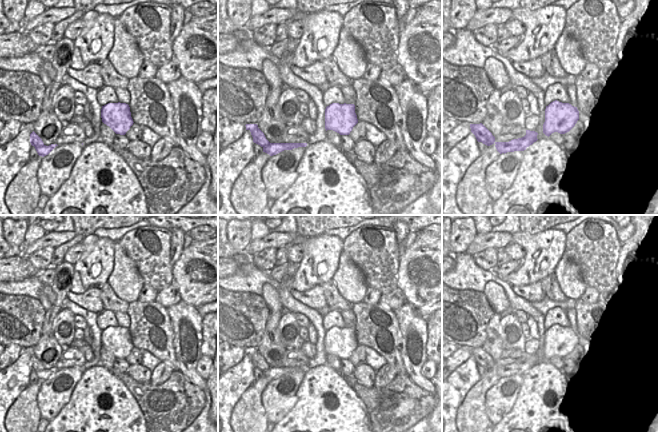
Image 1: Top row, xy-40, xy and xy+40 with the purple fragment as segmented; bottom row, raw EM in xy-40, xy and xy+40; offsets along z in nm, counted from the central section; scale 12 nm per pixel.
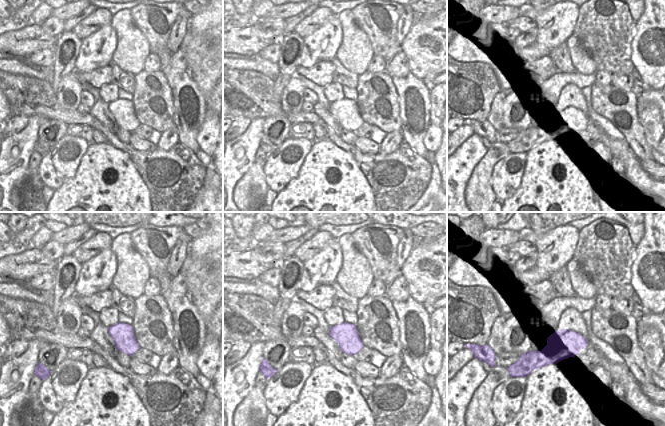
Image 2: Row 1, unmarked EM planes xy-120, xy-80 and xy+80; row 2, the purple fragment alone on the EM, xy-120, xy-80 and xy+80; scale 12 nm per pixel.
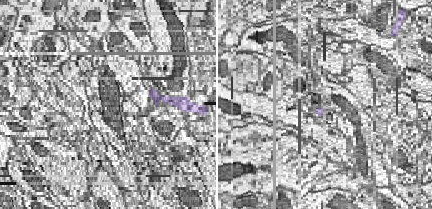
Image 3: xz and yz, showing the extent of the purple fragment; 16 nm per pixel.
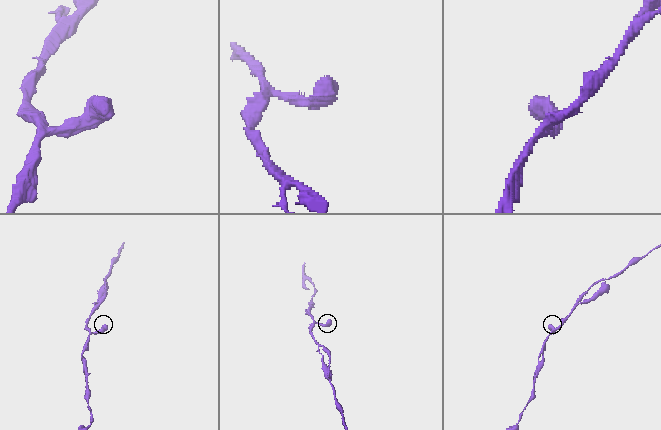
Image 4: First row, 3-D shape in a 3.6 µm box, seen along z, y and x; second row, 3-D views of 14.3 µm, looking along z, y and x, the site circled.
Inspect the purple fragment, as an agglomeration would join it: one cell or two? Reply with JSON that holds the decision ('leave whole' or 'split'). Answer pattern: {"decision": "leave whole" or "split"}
{"decision": "split"}

